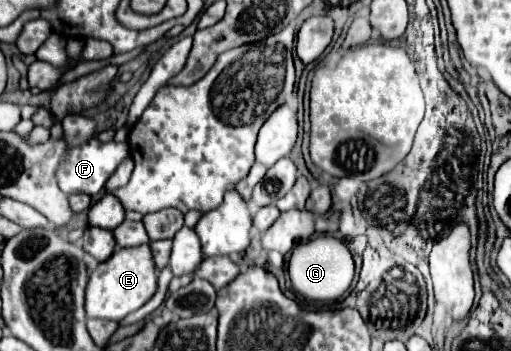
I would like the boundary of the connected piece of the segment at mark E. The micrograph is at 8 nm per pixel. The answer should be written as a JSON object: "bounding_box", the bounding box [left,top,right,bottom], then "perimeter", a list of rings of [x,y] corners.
{"bounding_box":[86,244,156,320],"perimeter":[[[142,244],[138,248],[118,248],[106,262],[90,274],[86,286],[86,316],[102,320],[124,320],[130,312],[144,306],[156,292],[154,262],[150,258],[150,246]]]}

